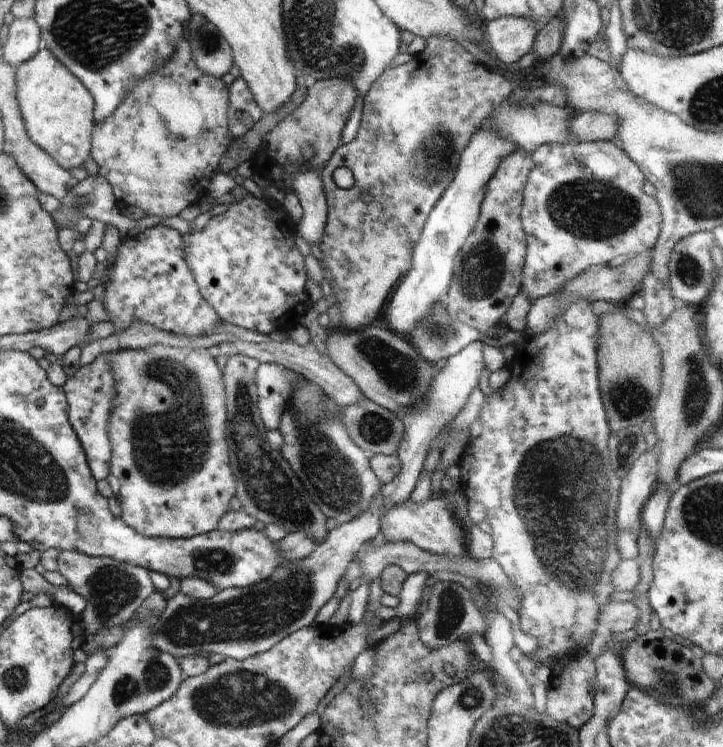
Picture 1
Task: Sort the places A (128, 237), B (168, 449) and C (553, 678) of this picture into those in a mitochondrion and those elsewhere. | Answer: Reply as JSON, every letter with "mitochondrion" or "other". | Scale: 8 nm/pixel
{"A":"other","B":"mitochondrion","C":"other"}

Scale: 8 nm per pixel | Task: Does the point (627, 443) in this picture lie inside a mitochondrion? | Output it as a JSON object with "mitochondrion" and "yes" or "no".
{"mitochondrion":"yes"}

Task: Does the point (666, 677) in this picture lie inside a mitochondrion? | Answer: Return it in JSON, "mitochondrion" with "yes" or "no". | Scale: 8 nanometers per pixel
{"mitochondrion":"yes"}

